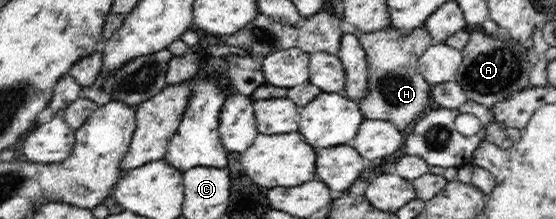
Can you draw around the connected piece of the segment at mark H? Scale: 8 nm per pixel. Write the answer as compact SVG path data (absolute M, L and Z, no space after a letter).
M422 25L410 35L402 35L393 29L382 29L370 33L358 33L365 49L368 64L368 93L358 101L358 106L367 119L379 119L392 122L400 131L406 132L414 124L418 115L422 115L430 103L431 84L419 73L420 56L434 44L434 39Z

